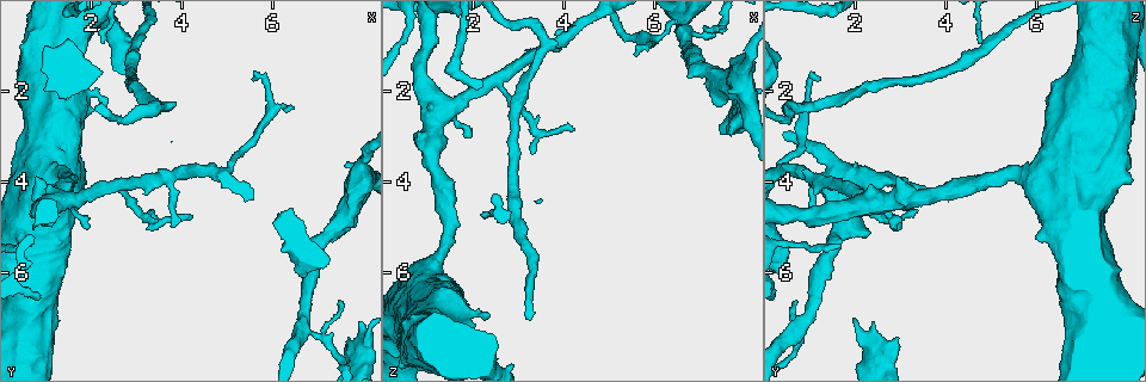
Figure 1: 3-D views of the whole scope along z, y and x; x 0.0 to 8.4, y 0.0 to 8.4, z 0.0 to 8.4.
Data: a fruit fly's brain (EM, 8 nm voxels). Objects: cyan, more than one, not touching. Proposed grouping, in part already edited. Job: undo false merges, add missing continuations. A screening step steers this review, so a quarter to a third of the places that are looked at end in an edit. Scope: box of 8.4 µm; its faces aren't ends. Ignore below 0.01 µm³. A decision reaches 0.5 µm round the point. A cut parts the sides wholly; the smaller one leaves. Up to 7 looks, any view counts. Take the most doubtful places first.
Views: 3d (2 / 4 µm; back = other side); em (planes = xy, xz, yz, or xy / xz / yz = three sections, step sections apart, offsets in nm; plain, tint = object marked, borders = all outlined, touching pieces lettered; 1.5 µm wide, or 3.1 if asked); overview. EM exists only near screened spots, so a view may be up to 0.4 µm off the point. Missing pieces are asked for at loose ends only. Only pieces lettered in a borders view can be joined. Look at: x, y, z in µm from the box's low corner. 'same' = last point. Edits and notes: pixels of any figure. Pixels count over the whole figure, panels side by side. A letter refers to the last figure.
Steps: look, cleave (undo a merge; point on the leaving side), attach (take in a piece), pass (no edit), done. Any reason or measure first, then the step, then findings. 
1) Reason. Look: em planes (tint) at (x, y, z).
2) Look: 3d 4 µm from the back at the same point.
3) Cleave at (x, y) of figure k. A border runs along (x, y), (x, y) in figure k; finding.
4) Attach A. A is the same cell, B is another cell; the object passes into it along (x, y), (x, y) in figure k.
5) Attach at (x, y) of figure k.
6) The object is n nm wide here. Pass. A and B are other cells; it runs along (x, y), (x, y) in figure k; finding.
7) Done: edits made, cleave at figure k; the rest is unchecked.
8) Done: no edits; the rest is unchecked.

Free end. Look: 3d 2 µm at (7.75, 7.40, 3.00).

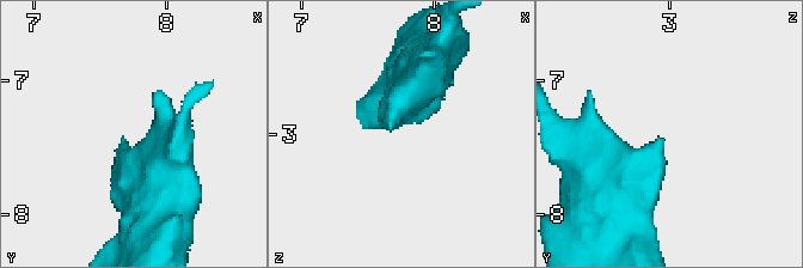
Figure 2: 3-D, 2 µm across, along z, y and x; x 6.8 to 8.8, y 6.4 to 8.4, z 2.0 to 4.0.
Shape alone is not enough. Look: em planes (borders) at (7.70, 7.48, 2.94).

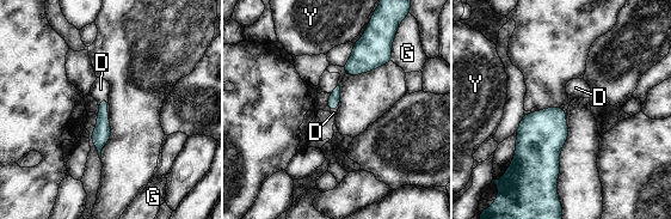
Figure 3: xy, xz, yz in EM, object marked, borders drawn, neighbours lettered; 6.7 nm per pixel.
Attach D. D is the same cell, G and Y are other cells; the object passes into it along (100, 137), (108, 110), (100, 89) in figure 3; it goes on there.

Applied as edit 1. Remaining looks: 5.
Look: overview.

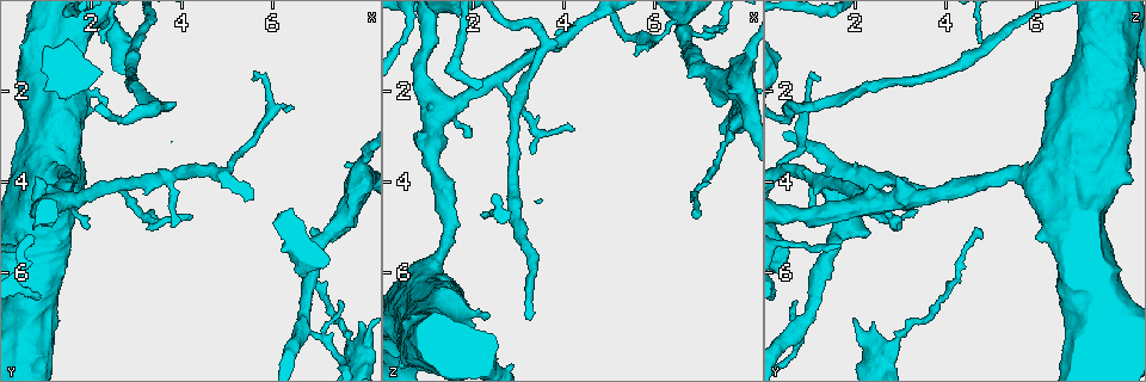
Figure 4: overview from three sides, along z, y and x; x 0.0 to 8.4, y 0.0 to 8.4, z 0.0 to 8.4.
An open end. Look: em planes (borders) at (1.95, 4.80, 3.00).

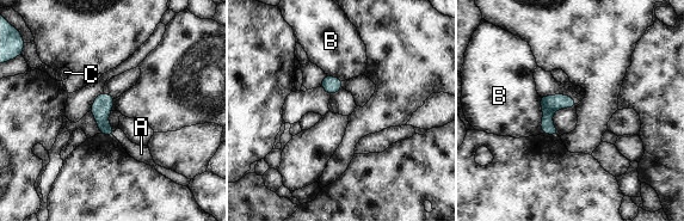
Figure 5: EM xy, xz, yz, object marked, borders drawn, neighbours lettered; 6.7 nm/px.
The longest contact is with B, 240 nm. Attach A. A is the same cell, B and C are other cells; the neuron continues.

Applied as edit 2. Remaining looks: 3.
Done: edits made, attach at figure 3, attach at figure 5; the rest is unchecked.

